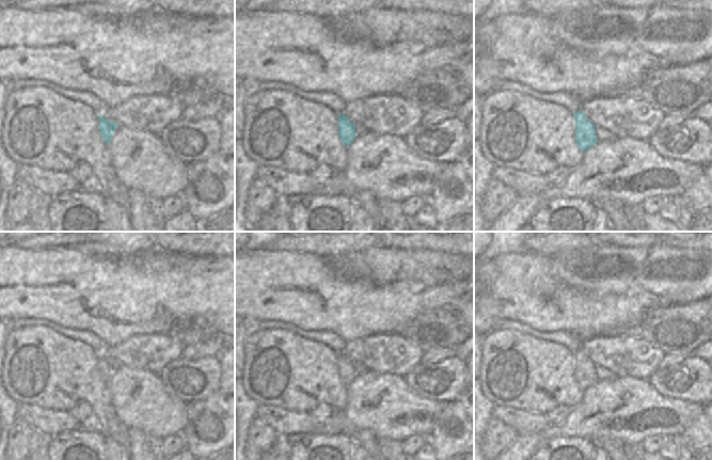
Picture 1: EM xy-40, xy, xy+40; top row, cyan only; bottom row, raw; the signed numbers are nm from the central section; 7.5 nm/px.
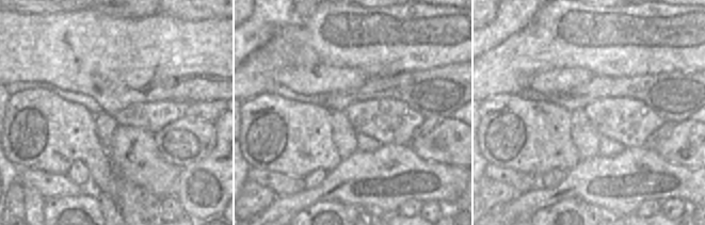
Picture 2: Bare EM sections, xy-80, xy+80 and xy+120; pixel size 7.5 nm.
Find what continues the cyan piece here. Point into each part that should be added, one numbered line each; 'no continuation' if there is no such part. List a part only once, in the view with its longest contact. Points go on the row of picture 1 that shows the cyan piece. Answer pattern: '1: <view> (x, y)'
no continuation

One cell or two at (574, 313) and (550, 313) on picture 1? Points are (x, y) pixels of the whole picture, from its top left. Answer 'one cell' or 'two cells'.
one cell

